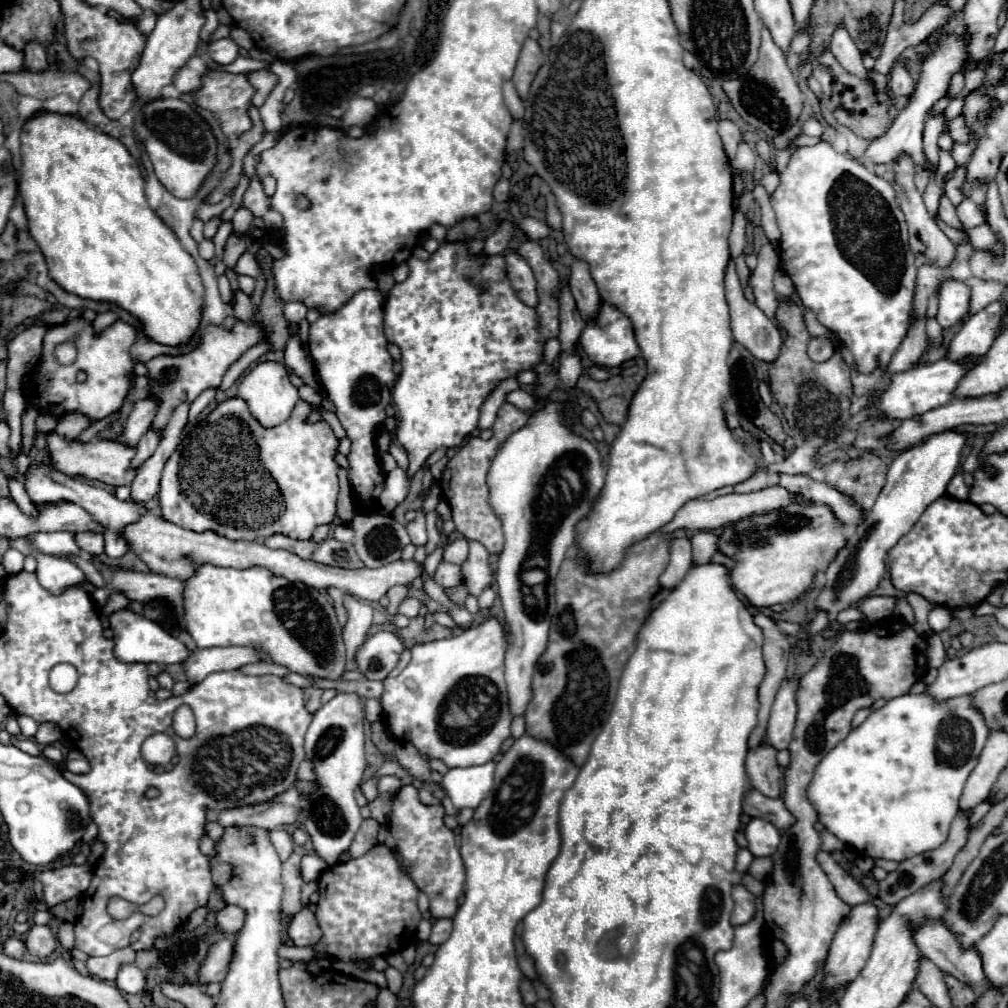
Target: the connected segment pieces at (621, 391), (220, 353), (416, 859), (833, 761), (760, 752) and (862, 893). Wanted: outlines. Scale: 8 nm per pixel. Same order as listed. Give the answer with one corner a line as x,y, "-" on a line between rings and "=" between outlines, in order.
581,375
577,385
595,399
607,423
621,425
627,417
629,403
641,379
643,379
641,375
633,375
633,377
611,377
607,381
597,381
591,379
589,375
=
237,321
231,331
227,331
225,327
207,325
201,331
201,345
195,347
191,353
179,355
179,357
163,355
163,357
155,357
155,359
147,361
145,367
147,367
147,377
149,377
149,393
155,395
159,401
159,409
153,417
151,429
163,433
171,413
181,403
193,403
199,397
199,393
203,393
205,389
219,387
221,377
225,375
229,365
235,363
249,347
257,345
261,339
263,339
263,331
261,331
259,323
=
403,785
393,799
393,813
389,819
389,831
397,841
397,851
409,863
409,877
427,893
429,911
435,919
451,919
459,907
459,897
465,885
465,867
455,845
455,835
443,823
441,805
423,805
413,785
=
921,693
921,695
901,695
897,699
887,701
881,709
873,711
859,727
851,729
851,733
841,743
837,743
837,747
833,747
833,751
829,751
821,759
821,763
815,767
815,773
813,773
811,785
807,789
807,795
809,795
809,801
813,803
813,807
819,815
819,821
825,825
825,829
831,831
837,839
841,839
847,847
851,847
859,855
865,855
865,857
871,857
871,859
905,861
905,859
911,859
913,855
931,851
933,847
939,847
941,843
945,843
945,839
949,835
951,821
959,813
959,797
963,793
963,785
965,785
969,773
975,769
975,765
979,761
979,755
985,747
985,741
987,741
985,721
983,721
981,713
969,703
967,695
955,697
955,699
949,699
949,701
933,701
925,693
=
761,743
757,749
749,751
745,761
749,785
771,799
777,799
781,795
781,769
777,765
775,755
777,751
773,747
=
819,851
817,861
823,867
823,871
829,875
831,883
835,885
837,895
845,903
849,903
851,907
861,905
861,903
873,903
877,907
877,911
879,911
879,921
883,921
883,919
887,919
891,915
893,907
887,905
887,903
883,903
881,899
877,899
877,895
871,895
859,881
855,881
847,871
843,871
841,865
837,865
829,853

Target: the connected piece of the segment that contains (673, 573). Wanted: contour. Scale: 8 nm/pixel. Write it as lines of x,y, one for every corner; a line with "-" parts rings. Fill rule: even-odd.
687,537
683,539
675,539
671,543
671,561
667,565
667,569
663,571
663,575
659,577
661,587
675,587
689,571
693,559
691,559
691,543

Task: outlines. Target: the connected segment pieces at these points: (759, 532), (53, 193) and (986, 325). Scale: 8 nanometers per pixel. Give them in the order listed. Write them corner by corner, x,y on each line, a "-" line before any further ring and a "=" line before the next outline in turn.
789,503
781,511
769,515
753,515
741,523
729,523
719,533
719,551
735,561
731,585
753,607
771,607
775,603
791,603
805,593
813,577
827,569
847,535
843,523
835,519
829,507
813,503
=
45,113
41,117
29,119
23,127
23,135
21,135
21,157
23,157
23,169
21,169
21,183
19,183
19,193
25,205
25,213
29,219
29,233
35,239
35,243
39,245
41,253
45,255
47,267
49,267
49,275
51,279
65,289
67,293
73,293
77,297
83,299
91,299
91,301
109,301
115,303
117,307
125,309
127,313
131,313
133,317
139,319
139,323
143,325
143,331
147,335
147,339
161,343
161,345
169,345
169,347
177,347
177,345
185,345
193,339
193,335
199,329
201,323
201,311
203,311
203,283
197,271
197,265
193,263
193,257
183,251
179,239
175,237
175,233
157,217
155,211
151,211
151,207
147,205
145,199
145,191
143,191
143,175
139,171
137,161
131,157
131,153
125,149
125,145
119,139
113,139
105,133
99,133
95,129
89,129
81,119
77,119
75,115
57,115
57,113
=
997,301
979,313
969,315
959,333
947,345
945,359
957,359
957,363
965,363
965,359
981,359
1001,329
1001,313
1003,307

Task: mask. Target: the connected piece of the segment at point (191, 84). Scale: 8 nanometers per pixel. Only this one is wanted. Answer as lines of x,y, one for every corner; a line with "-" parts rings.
195,55
177,73
173,85
177,87
179,93
193,93
193,91
197,91
201,87
201,79
205,77
205,73
207,73
207,65
203,63
201,57

